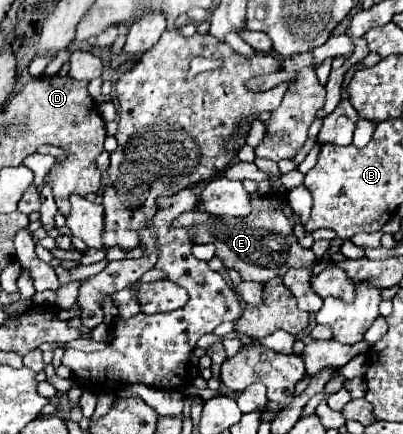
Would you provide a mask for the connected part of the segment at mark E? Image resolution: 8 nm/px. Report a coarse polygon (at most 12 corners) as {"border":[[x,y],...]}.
{"border":[[256,197],[244,219],[192,211],[176,225],[244,281],[266,283],[318,263],[282,213],[286,201]]}

